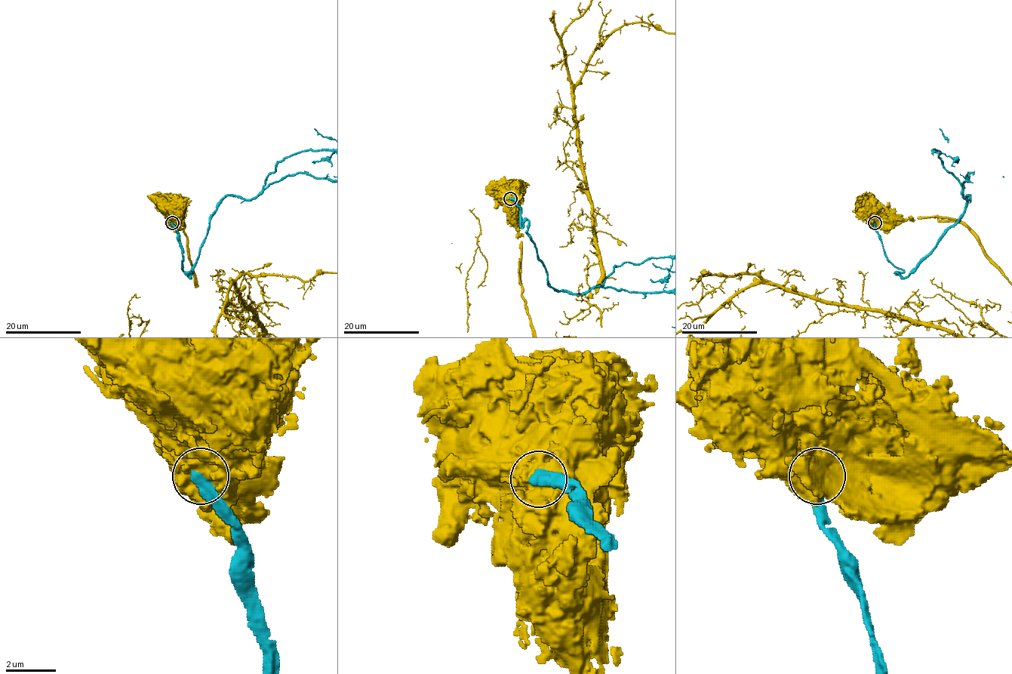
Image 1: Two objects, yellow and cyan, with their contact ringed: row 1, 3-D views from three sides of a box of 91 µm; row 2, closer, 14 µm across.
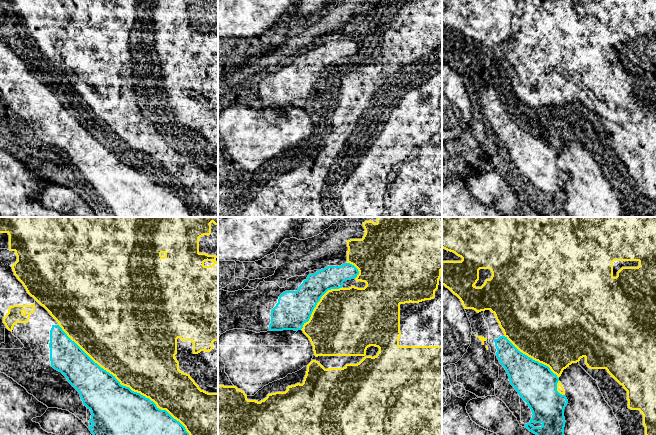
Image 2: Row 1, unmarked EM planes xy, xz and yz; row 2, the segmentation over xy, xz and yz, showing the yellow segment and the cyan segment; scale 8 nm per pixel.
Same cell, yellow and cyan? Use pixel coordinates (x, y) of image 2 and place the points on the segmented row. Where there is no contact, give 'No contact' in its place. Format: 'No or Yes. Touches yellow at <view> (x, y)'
No. Touches yellow at xy (124, 385)

